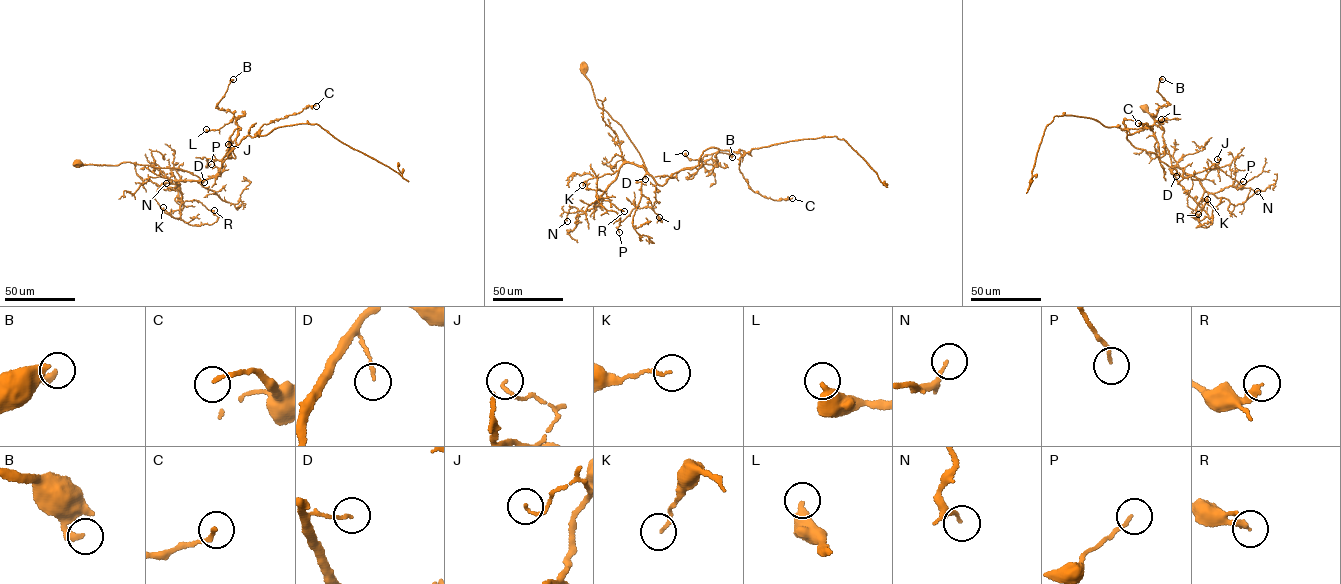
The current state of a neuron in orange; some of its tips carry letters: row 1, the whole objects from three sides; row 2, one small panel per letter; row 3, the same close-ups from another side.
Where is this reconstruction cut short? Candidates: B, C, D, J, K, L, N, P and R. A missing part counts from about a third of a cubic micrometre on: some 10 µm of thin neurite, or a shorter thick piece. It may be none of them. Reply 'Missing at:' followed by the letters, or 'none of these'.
Missing at: none of these

